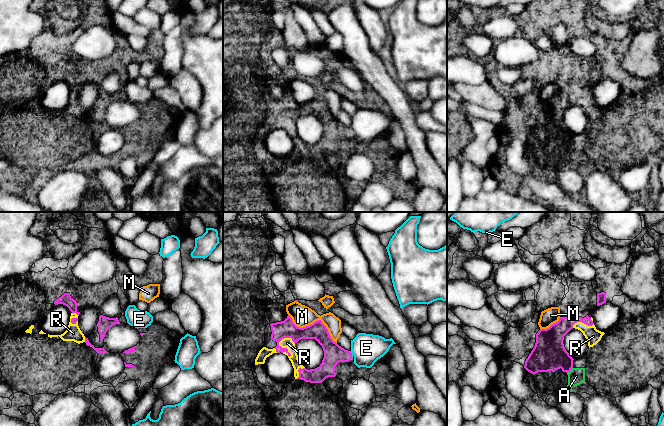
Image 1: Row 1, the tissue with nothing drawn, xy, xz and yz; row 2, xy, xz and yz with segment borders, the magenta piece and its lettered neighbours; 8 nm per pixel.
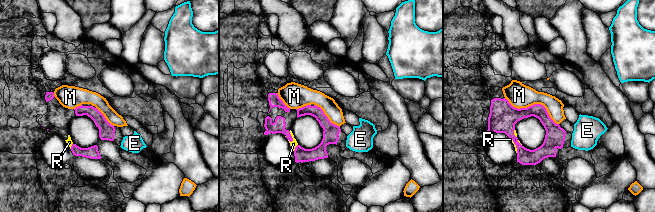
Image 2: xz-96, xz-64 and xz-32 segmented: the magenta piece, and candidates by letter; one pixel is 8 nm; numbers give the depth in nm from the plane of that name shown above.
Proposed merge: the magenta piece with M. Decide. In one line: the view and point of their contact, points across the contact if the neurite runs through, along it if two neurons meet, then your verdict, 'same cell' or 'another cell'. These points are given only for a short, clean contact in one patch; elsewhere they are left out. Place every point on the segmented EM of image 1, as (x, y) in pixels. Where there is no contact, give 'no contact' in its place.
contact xz (314, 322); another cell

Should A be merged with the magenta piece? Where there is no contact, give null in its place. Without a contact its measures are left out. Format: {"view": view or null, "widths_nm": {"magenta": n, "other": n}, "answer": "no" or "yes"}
{"view": "yz", "widths_nm": {"magenta": 280, "other": 140}, "answer": "yes"}

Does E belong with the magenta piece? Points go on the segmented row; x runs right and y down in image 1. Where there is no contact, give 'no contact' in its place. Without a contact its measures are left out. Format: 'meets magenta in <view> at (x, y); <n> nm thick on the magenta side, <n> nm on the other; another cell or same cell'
meets magenta in xz at (351, 353); 160 nm thick on the magenta side, 240 nm on the other; another cell

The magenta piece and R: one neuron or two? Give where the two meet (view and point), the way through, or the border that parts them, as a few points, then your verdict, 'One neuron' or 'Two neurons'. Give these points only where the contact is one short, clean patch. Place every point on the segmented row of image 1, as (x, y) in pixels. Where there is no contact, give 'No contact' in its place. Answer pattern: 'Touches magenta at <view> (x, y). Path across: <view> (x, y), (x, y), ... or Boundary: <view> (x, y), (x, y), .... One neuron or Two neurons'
Touches magenta at xz (284, 348). One neuron

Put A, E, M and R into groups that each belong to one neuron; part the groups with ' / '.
A R / E / M

